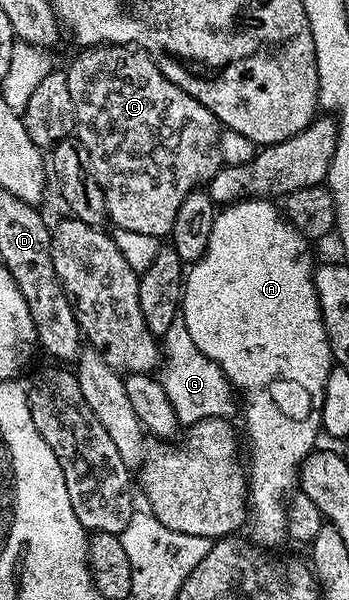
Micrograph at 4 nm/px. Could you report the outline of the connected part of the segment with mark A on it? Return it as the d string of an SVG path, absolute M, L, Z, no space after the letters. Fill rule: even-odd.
M248 197L245 199L239 199L225 207L219 208L214 215L214 222L212 223L212 235L208 235L208 247L206 253L199 261L193 262L189 266L188 272L184 277L184 288L182 290L182 307L180 310L180 319L188 327L188 335L192 335L192 343L196 343L196 347L200 347L200 351L204 351L204 355L208 355L208 359L212 359L218 363L218 366L224 371L226 378L230 380L231 386L235 390L240 391L240 417L246 420L246 437L244 433L244 441L250 444L250 465L248 461L248 529L250 527L250 537L258 545L278 545L281 541L287 540L286 536L286 502L290 500L292 494L295 492L298 485L298 471L302 467L302 460L307 457L308 454L315 452L316 446L319 444L318 437L320 438L320 430L322 428L322 404L324 403L324 383L328 381L328 375L332 368L332 354L330 351L330 344L328 343L328 335L326 334L326 328L322 322L322 316L320 315L320 303L318 302L318 296L316 295L316 287L314 286L314 270L316 268L316 260L310 254L311 242L304 236L303 233L291 221L286 220L285 212L281 208L278 209L274 206L275 202L270 199L263 199L261 197Z

